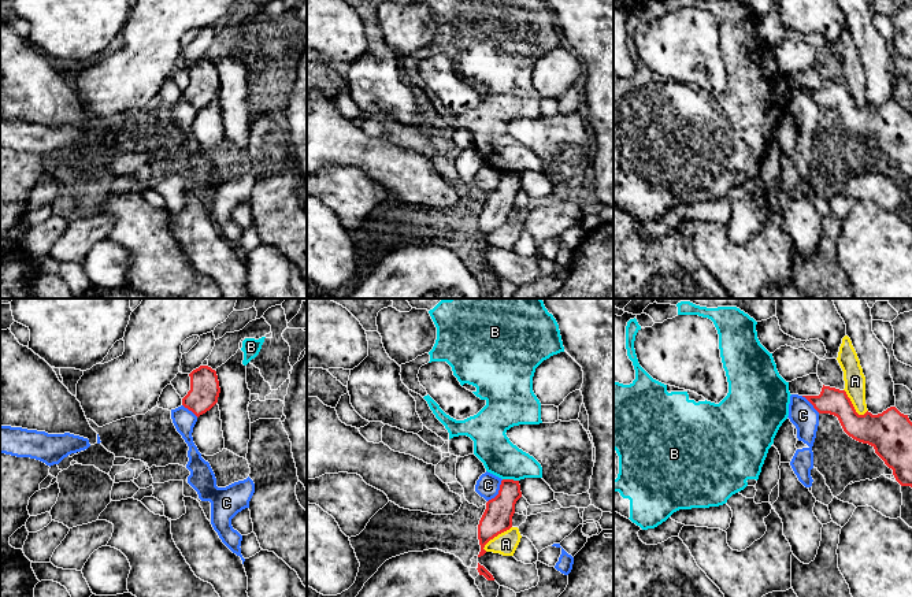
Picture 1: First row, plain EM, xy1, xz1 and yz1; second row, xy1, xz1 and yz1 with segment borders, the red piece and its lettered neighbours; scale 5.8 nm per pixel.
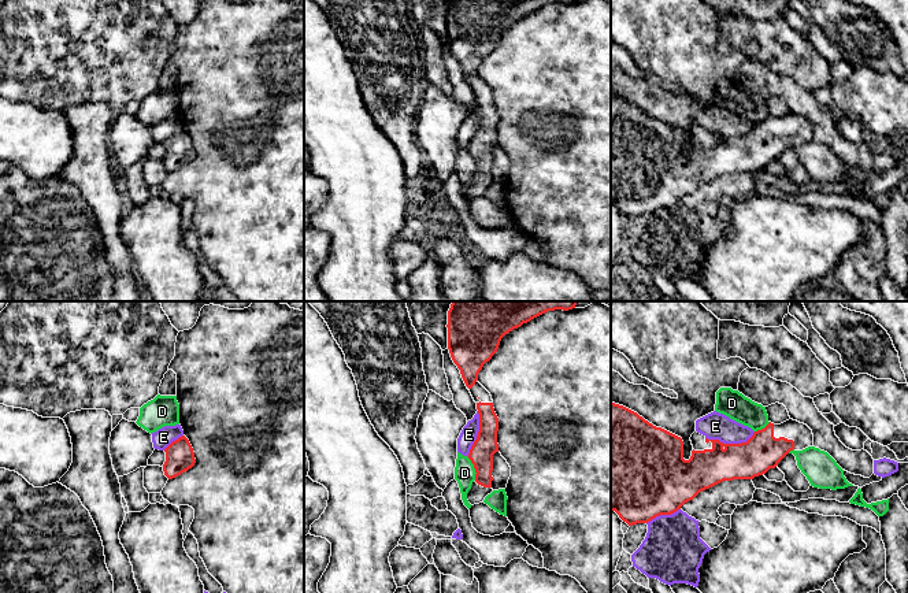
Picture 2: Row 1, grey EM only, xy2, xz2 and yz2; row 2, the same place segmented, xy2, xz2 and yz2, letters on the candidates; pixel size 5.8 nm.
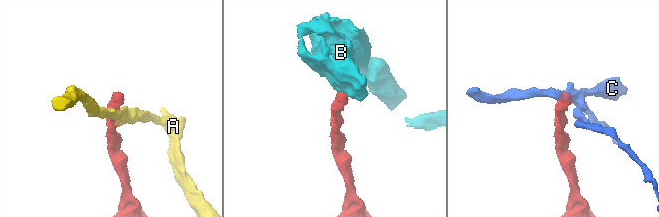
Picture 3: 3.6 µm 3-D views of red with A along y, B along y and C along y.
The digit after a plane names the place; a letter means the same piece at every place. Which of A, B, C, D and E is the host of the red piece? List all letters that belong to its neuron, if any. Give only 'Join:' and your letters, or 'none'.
Join: none

